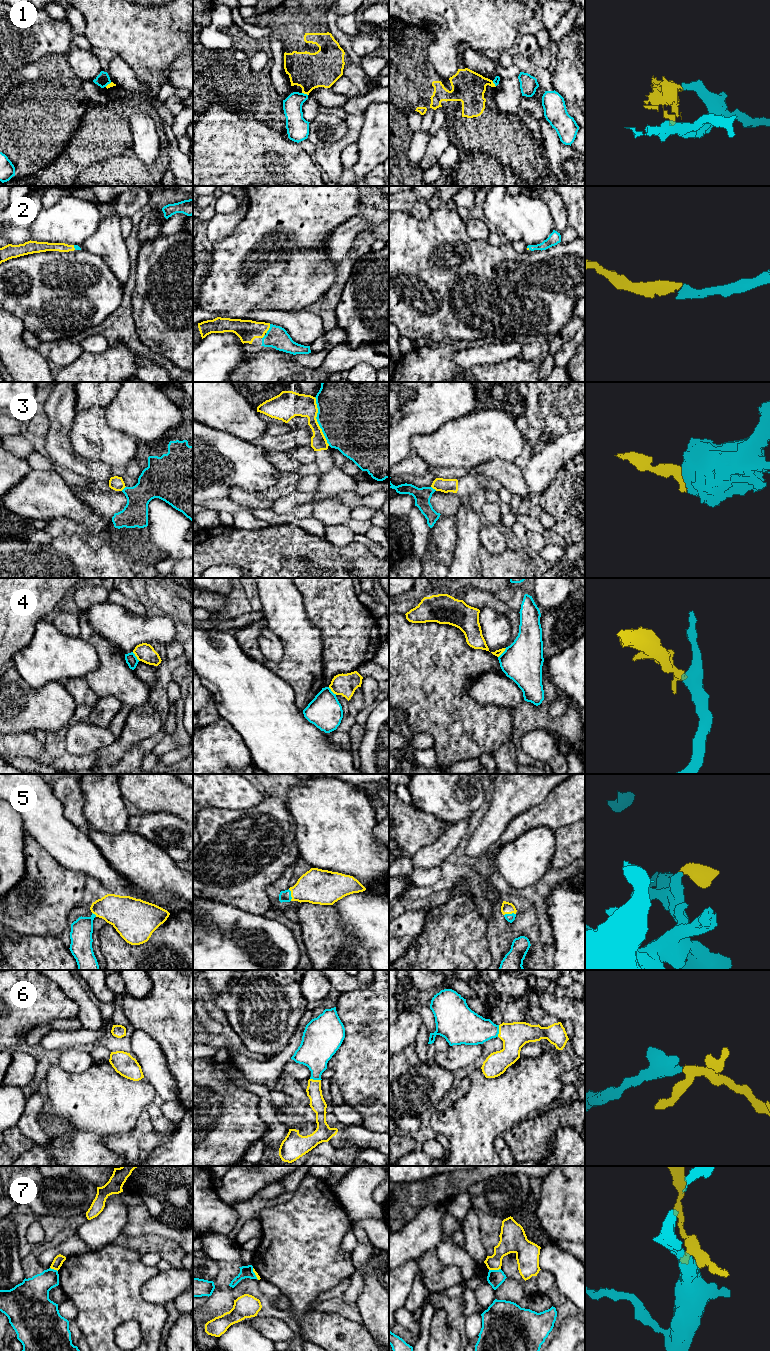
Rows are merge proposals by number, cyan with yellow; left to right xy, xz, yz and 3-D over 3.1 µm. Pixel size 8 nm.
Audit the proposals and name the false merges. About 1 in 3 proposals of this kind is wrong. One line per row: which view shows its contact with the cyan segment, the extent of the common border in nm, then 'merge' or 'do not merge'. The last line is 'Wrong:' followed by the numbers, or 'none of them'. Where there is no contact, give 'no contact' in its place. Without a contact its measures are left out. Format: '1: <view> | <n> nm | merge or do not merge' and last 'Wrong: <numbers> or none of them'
1: xz | 50 nm | do not merge
2: xz | 90 nm | merge
3: xz | 420 nm | do not merge
4: yz | 100 nm | do not merge
5: xz | 100 nm | merge
6: yz | 100 nm | merge
7: yz | 100 nm | do not merge
Wrong: 1, 3, 4, 7

